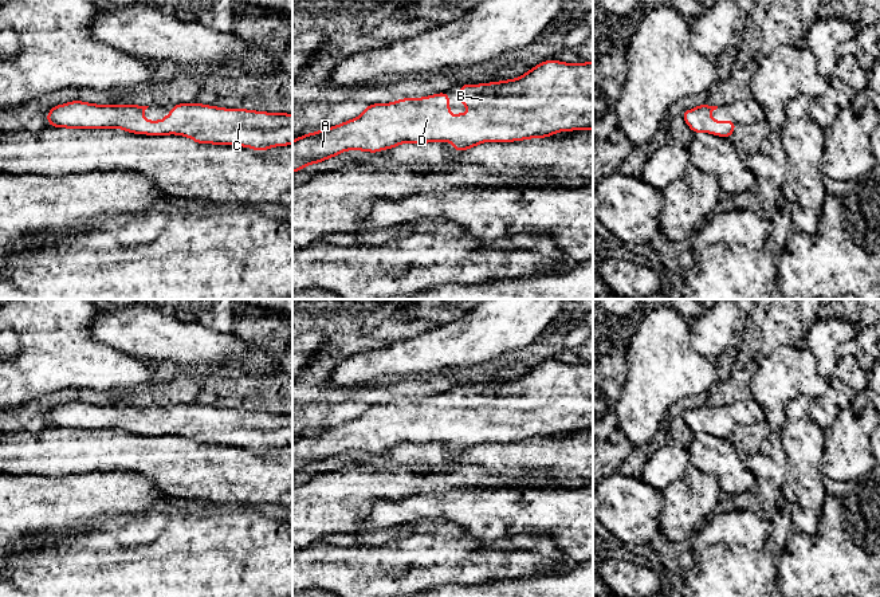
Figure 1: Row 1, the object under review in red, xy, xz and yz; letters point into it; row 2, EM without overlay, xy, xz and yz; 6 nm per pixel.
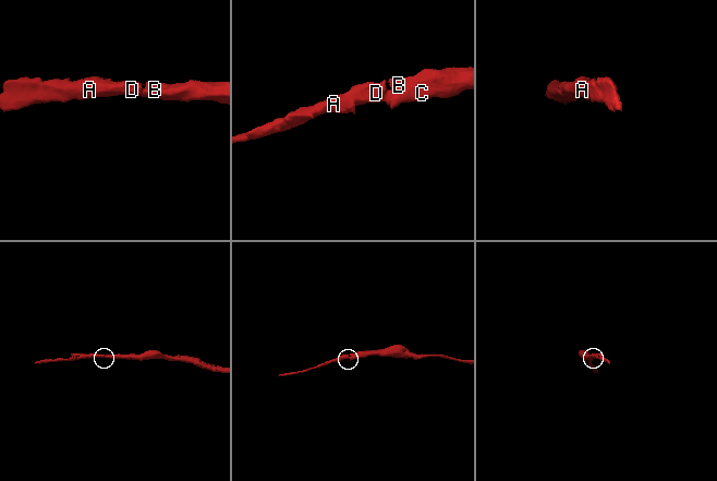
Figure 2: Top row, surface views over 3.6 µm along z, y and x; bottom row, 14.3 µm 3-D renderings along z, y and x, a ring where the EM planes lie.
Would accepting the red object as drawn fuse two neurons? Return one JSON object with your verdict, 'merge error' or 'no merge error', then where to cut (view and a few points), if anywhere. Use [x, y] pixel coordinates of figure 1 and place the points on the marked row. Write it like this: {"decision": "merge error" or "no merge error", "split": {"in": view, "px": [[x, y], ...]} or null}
{"decision": "no merge error", "split": null}

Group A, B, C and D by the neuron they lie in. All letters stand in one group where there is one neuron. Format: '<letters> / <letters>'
A B C D

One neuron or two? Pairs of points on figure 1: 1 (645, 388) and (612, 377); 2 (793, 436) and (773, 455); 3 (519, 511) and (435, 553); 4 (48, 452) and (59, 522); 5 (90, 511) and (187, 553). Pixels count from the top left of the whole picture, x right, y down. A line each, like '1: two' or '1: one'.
1: two
2: two
3: two
4: two
5: two

